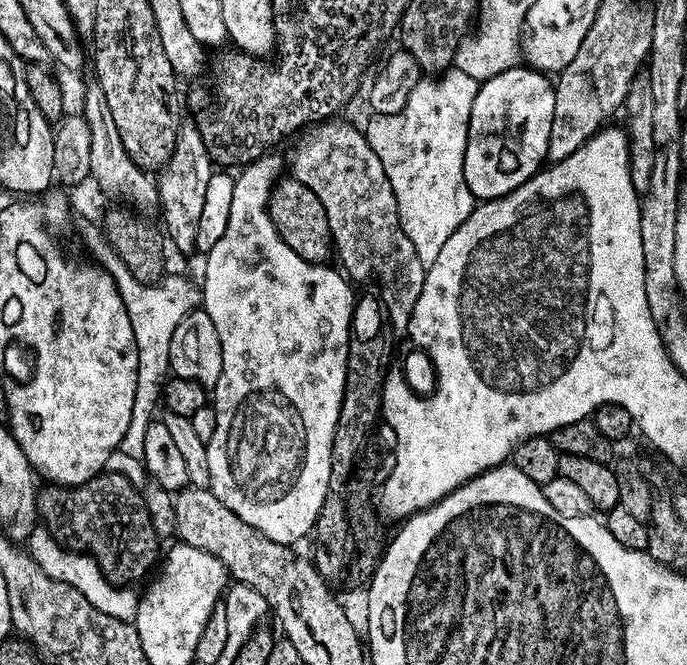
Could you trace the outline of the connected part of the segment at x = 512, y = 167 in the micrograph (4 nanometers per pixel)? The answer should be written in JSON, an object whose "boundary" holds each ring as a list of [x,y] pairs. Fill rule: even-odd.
{"boundary":[[[531,66],[511,68],[481,83],[474,110],[470,110],[464,155],[464,184],[477,201],[505,196],[541,171],[548,154],[555,97],[553,81]]]}

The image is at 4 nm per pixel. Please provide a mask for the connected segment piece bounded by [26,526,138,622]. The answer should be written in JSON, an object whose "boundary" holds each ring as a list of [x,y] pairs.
{"boundary":[[[38,526],[33,530],[26,541],[26,548],[34,558],[34,562],[38,562],[41,570],[50,574],[50,578],[54,578],[58,582],[66,582],[71,588],[78,590],[84,595],[86,602],[90,602],[95,608],[102,610],[102,614],[110,614],[110,618],[119,620],[135,621],[137,593],[132,593],[131,587],[117,586],[105,578],[104,573],[100,571],[91,556],[61,544],[51,531],[43,526]]]}

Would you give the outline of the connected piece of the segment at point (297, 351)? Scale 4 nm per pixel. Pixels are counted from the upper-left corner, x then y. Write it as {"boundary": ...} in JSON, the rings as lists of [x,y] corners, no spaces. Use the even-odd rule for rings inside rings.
{"boundary":[[[253,162],[243,169],[241,176],[235,177],[234,202],[230,202],[230,222],[226,226],[226,234],[218,238],[213,248],[206,253],[208,261],[204,264],[204,282],[202,281],[202,311],[210,314],[214,322],[214,330],[218,330],[220,349],[222,350],[222,374],[214,389],[214,407],[216,409],[216,425],[214,434],[206,441],[208,446],[208,465],[210,466],[210,482],[208,488],[224,503],[242,522],[246,522],[254,530],[266,538],[279,544],[295,545],[311,533],[316,525],[318,514],[322,510],[322,502],[330,495],[330,450],[334,442],[334,430],[338,426],[338,414],[342,406],[342,398],[346,390],[346,374],[348,373],[348,337],[352,334],[352,309],[354,307],[353,285],[339,271],[324,268],[323,263],[302,259],[286,242],[282,242],[280,233],[268,216],[270,184],[264,181],[263,163]]]}

